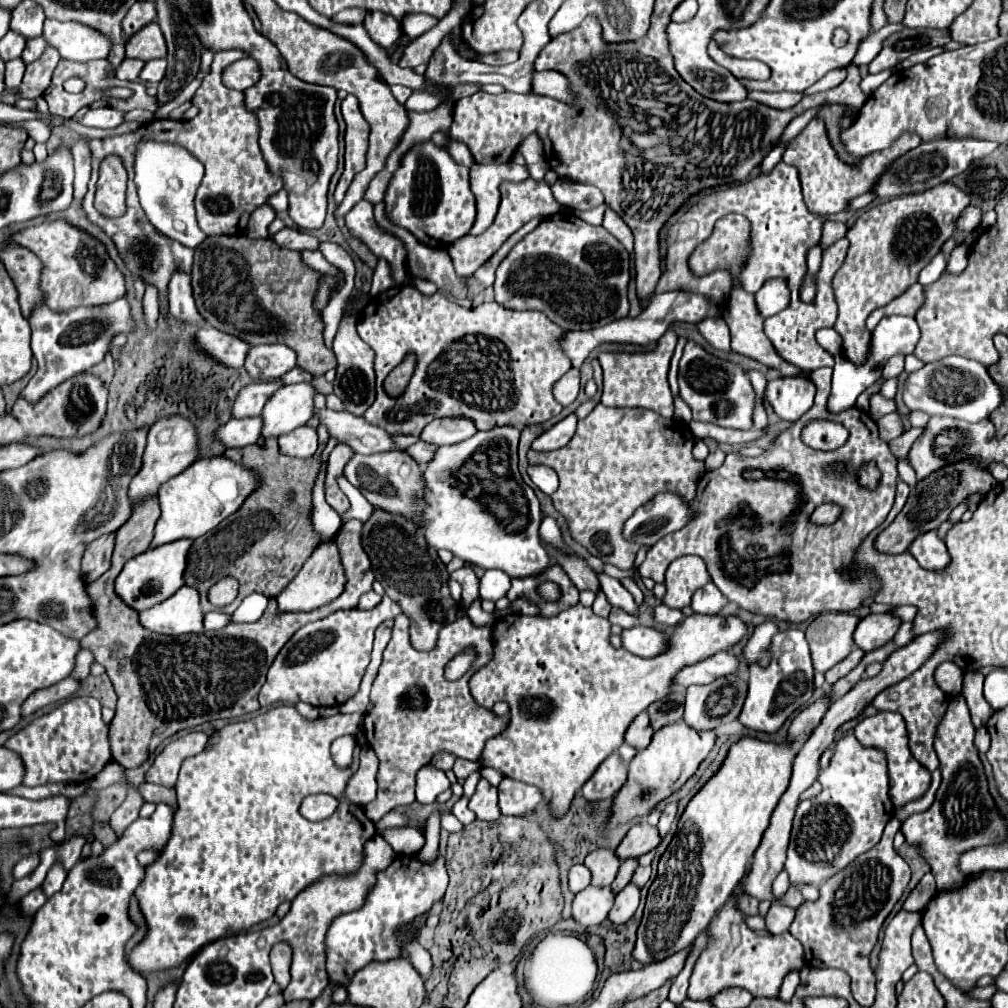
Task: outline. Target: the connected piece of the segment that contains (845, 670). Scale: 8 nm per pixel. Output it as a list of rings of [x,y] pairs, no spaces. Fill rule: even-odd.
[[[854,649],[844,661],[840,661],[840,663],[836,663],[832,669],[828,669],[828,673],[826,673],[826,683],[828,683],[828,685],[834,685],[840,677],[848,675],[848,673],[858,665],[858,661],[860,661],[862,655],[864,655],[862,649]]]

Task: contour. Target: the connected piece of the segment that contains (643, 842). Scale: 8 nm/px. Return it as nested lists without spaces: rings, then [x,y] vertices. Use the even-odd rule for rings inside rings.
[[[646,823],[634,825],[626,837],[622,839],[622,843],[616,849],[616,857],[620,857],[620,861],[624,859],[636,859],[652,849],[656,849],[660,843],[660,835],[656,827],[650,827]]]

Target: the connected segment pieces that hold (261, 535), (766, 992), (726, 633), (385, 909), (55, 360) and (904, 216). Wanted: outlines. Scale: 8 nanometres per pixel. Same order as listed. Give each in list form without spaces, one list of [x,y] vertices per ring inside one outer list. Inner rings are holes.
[[[274,437],[266,439],[266,443],[226,449],[224,457],[252,469],[258,475],[258,485],[234,515],[224,519],[206,535],[198,537],[188,551],[184,583],[198,589],[204,613],[212,611],[212,605],[206,601],[206,593],[220,577],[234,577],[240,581],[240,593],[234,599],[234,607],[224,611],[234,613],[242,599],[250,593],[276,597],[296,577],[310,553],[320,545],[320,537],[314,533],[310,523],[310,491],[320,469],[320,457],[312,457],[308,461],[284,457],[278,453]],[[286,491],[294,491],[292,503],[284,499]]]
[[[730,901],[722,907],[720,919],[710,923],[710,945],[696,961],[694,973],[690,977],[688,997],[690,999],[710,999],[724,987],[742,987],[754,997],[776,997],[782,979],[792,971],[804,965],[804,953],[798,939],[789,933],[781,935],[756,935],[746,927],[742,913]]]
[[[582,603],[548,619],[516,613],[508,615],[494,627],[494,659],[470,677],[470,693],[478,705],[486,709],[492,709],[498,701],[510,705],[510,725],[504,733],[486,741],[480,765],[494,767],[502,771],[502,775],[520,779],[522,783],[536,785],[546,795],[552,817],[564,817],[576,791],[592,777],[596,767],[622,745],[632,719],[646,711],[650,703],[660,701],[670,693],[674,675],[686,665],[696,665],[734,647],[746,635],[748,625],[740,617],[694,613],[672,627],[666,637],[664,653],[646,659],[632,655],[626,649],[614,649],[608,641],[610,623],[602,623],[602,617],[594,615],[594,611]]]
[[[438,853],[434,863],[422,863],[418,855],[398,855],[388,869],[376,873],[376,883],[368,891],[364,905],[356,911],[334,917],[326,933],[326,971],[330,983],[348,985],[352,973],[370,961],[386,961],[392,957],[406,957],[400,951],[400,939],[394,935],[400,923],[412,921],[416,915],[426,913],[436,901],[444,897],[448,887],[446,859]]]
[[[124,297],[102,307],[76,307],[70,313],[56,313],[48,307],[36,305],[30,311],[28,323],[32,329],[32,353],[38,361],[36,375],[20,393],[20,397],[28,403],[38,403],[62,381],[100,363],[110,349],[110,339],[116,333],[128,333],[132,327],[132,319],[128,315],[128,301]]]
[[[940,183],[922,193],[894,197],[884,203],[876,203],[862,213],[848,229],[850,241],[848,255],[832,279],[832,289],[838,303],[838,319],[834,329],[844,339],[844,355],[860,363],[866,357],[870,331],[866,329],[866,317],[898,297],[908,285],[916,283],[916,277],[924,265],[940,251],[944,241],[954,233],[954,221],[970,203],[970,197],[954,183]]]

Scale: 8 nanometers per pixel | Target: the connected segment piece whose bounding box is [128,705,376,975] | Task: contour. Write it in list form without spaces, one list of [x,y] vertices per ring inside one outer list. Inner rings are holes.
[[[282,705],[282,707],[274,707],[254,719],[248,721],[236,721],[230,723],[222,729],[216,731],[214,735],[214,745],[210,747],[210,751],[200,753],[190,757],[188,761],[184,761],[182,769],[180,769],[180,789],[176,791],[178,795],[178,809],[172,821],[172,835],[164,847],[164,851],[154,859],[152,865],[148,865],[144,869],[144,879],[140,881],[138,889],[136,889],[136,899],[140,905],[140,911],[144,915],[146,921],[146,935],[144,939],[132,949],[132,953],[128,955],[128,963],[130,967],[144,975],[144,973],[154,973],[154,971],[162,971],[162,969],[174,969],[180,963],[184,963],[190,955],[194,955],[200,947],[204,947],[206,943],[212,943],[216,939],[222,939],[226,935],[236,935],[240,931],[248,931],[252,925],[270,919],[278,905],[282,901],[294,899],[306,885],[310,885],[312,881],[316,881],[322,875],[328,873],[352,873],[352,869],[356,869],[356,865],[360,865],[360,849],[364,849],[364,841],[368,841],[368,837],[374,837],[376,833],[376,825],[368,819],[366,811],[358,805],[352,805],[348,801],[340,801],[338,809],[334,815],[330,815],[328,819],[322,821],[308,821],[306,817],[300,815],[300,803],[304,801],[306,795],[312,793],[330,793],[334,797],[342,797],[344,785],[348,783],[348,777],[352,775],[350,769],[338,769],[334,765],[334,761],[330,759],[330,743],[336,737],[348,735],[348,733],[358,733],[362,723],[362,715],[360,713],[352,713],[352,715],[336,715],[330,719],[318,719],[318,721],[306,721],[298,715],[298,711],[292,705]]]

